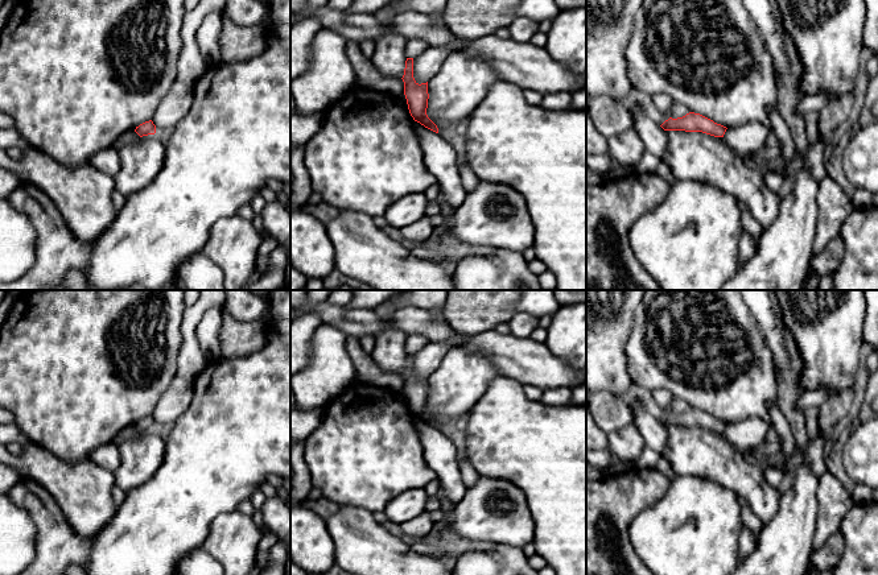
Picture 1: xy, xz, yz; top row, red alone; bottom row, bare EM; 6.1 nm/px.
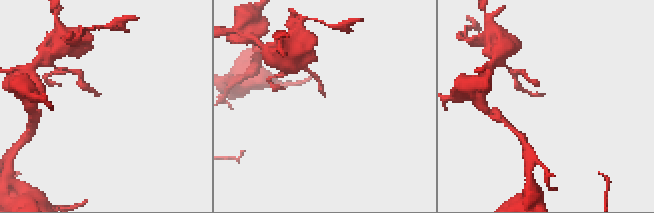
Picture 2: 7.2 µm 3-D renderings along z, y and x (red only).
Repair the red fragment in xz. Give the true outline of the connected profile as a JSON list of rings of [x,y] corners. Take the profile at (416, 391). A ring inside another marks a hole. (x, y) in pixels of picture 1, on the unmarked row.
[[[407,353],[403,371],[404,390],[407,394],[408,405],[415,417],[425,423],[438,429],[437,421],[428,413],[428,377],[419,380],[413,373],[413,353]]]

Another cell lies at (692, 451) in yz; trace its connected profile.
[[[665,426],[665,429],[668,440],[663,458],[669,462],[676,476],[697,476],[716,481],[746,500],[763,526],[771,522],[779,510],[782,495],[767,483],[764,462],[738,451],[722,433],[685,426]]]

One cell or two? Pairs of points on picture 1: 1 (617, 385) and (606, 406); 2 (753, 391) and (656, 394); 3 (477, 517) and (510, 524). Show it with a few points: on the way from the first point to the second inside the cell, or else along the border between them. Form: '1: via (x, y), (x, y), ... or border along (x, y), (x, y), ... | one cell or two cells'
1: border along (600, 391), (607, 391), (619, 396) | two cells
2: border along (648, 392), (667, 389), (674, 396) | two cells
3: via (485, 517), (502, 518) | one cell

